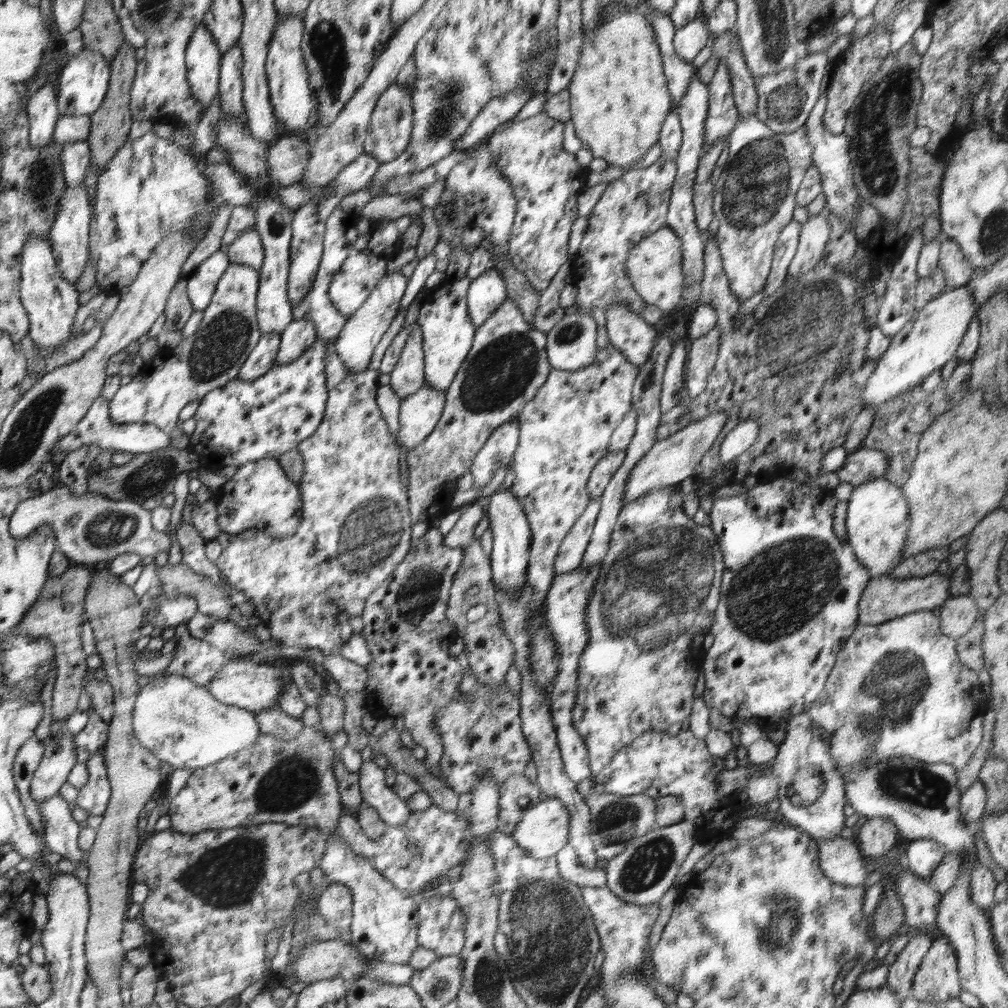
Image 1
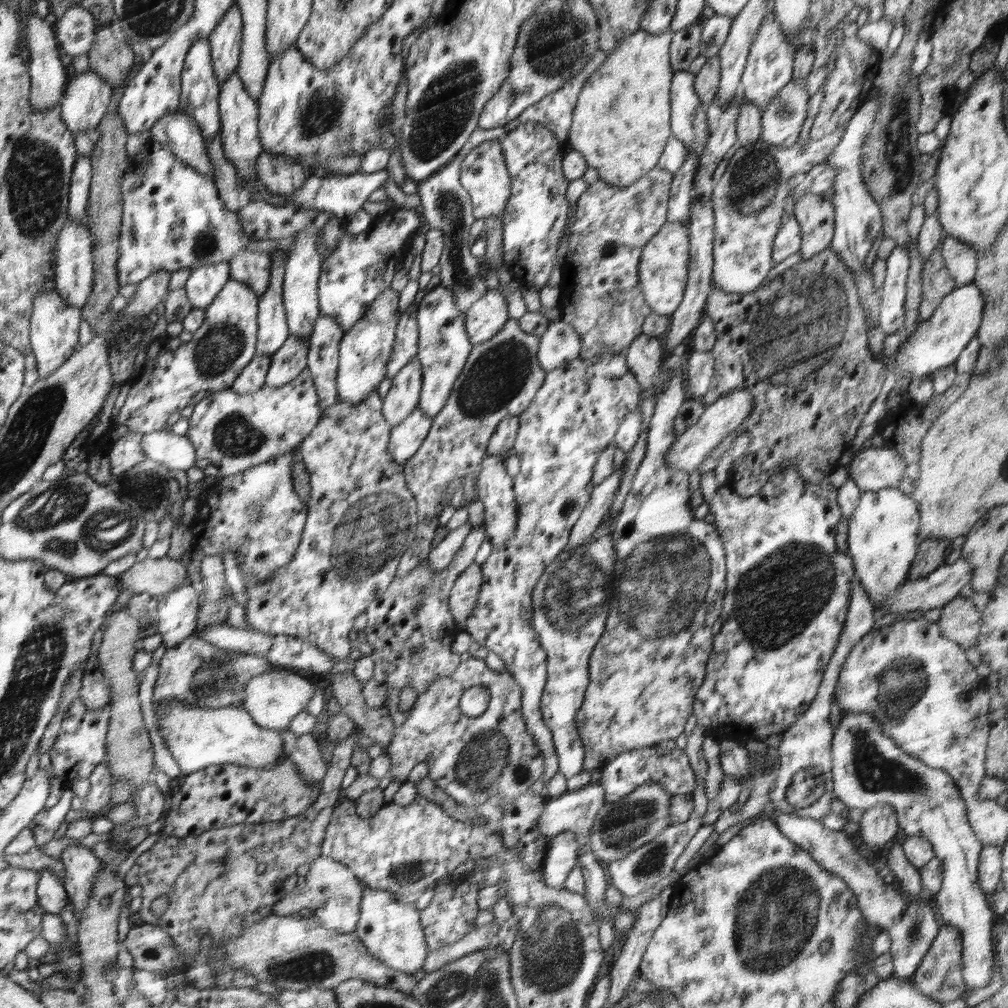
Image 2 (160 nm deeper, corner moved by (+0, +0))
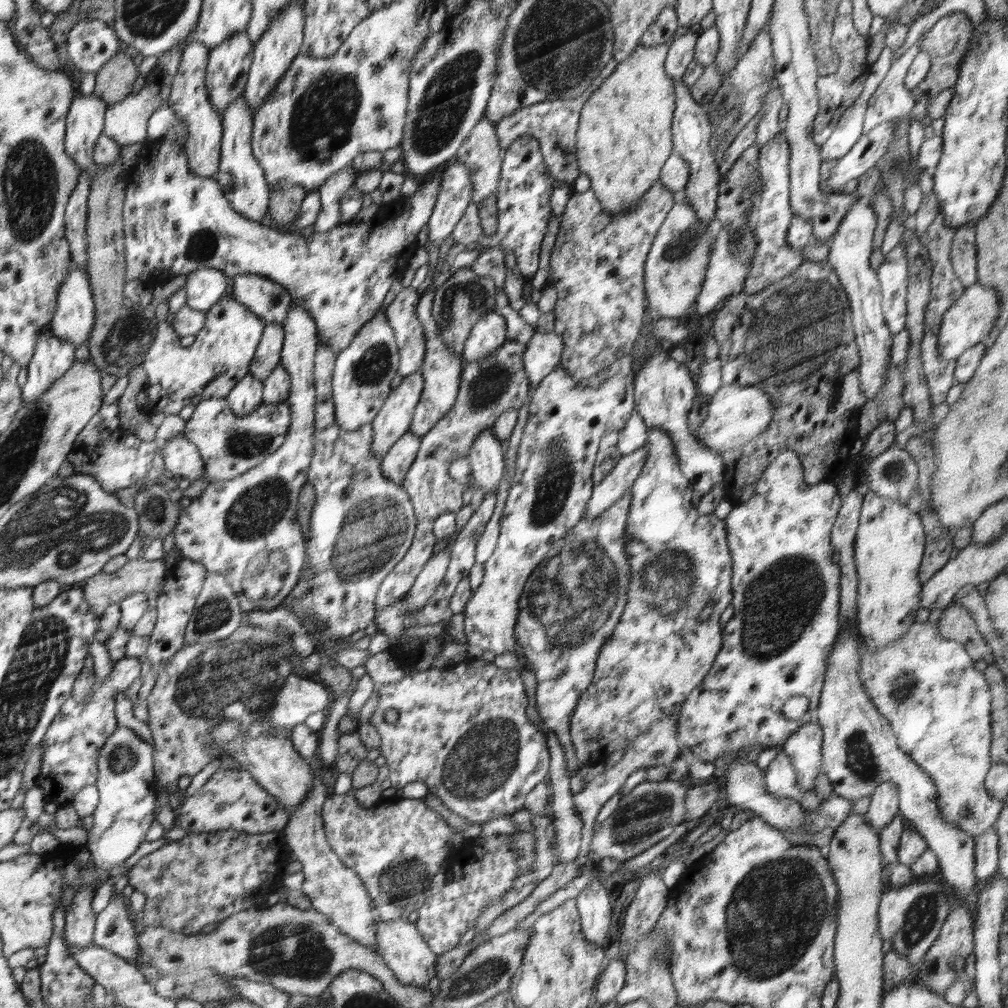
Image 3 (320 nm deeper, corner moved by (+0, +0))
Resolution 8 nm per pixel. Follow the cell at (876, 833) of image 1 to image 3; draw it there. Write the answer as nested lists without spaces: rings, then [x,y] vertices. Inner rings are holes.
[[[893,782],[879,784],[872,794],[871,803],[865,813],[869,823],[879,832],[897,816],[899,812],[898,787]]]

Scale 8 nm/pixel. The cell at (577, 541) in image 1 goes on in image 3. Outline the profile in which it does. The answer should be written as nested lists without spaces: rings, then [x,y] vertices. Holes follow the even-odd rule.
[[[642,445],[634,452],[622,455],[616,466],[598,484],[594,484],[587,500],[584,517],[596,518],[630,491],[647,459],[647,448]]]

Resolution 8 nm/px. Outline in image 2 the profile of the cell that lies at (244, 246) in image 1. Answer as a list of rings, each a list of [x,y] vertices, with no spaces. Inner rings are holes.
[[[243,249],[241,253],[237,254],[237,257],[229,262],[229,266],[231,268],[232,277],[234,279],[238,279],[240,282],[248,283],[248,285],[258,294],[260,302],[261,297],[264,296],[264,293],[266,292],[266,289],[269,288],[269,280],[272,276],[272,260],[268,254],[260,251],[252,251],[252,249]]]

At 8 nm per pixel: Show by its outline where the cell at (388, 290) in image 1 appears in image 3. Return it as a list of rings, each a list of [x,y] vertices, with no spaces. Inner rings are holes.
[[[380,310],[360,330],[348,348],[336,356],[333,368],[332,396],[335,406],[335,423],[345,430],[358,430],[373,421],[385,400],[392,393],[392,380],[400,365],[400,348],[388,315]]]

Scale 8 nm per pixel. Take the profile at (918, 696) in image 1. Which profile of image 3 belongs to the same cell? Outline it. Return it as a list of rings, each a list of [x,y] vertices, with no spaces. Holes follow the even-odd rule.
[[[914,622],[906,634],[902,635],[898,640],[891,642],[890,645],[882,647],[880,651],[868,651],[860,656],[860,680],[871,698],[871,701],[877,706],[878,712],[884,716],[891,724],[891,730],[897,738],[897,744],[918,766],[925,770],[929,777],[937,786],[938,808],[941,817],[946,822],[953,822],[959,829],[968,834],[977,837],[981,833],[994,827],[996,820],[1003,808],[1004,802],[998,801],[988,794],[985,789],[985,777],[989,768],[993,764],[991,761],[991,711],[992,711],[992,693],[989,690],[989,683],[986,682],[984,672],[977,671],[974,667],[975,662],[969,656],[962,644],[955,640],[944,638],[939,634],[939,630],[934,623],[930,622]]]

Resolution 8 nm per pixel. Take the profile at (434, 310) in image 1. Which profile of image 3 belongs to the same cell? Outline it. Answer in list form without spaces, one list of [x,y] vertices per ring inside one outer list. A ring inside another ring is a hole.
[[[430,289],[420,297],[416,309],[418,320],[425,330],[426,350],[422,363],[421,373],[423,376],[424,389],[418,404],[415,408],[415,414],[411,420],[408,432],[413,432],[416,436],[424,436],[432,427],[448,414],[448,411],[454,406],[460,387],[460,379],[464,368],[465,359],[462,355],[455,354],[453,350],[447,350],[445,342],[441,340],[441,331],[438,330],[437,323],[433,321],[433,298],[435,291]]]

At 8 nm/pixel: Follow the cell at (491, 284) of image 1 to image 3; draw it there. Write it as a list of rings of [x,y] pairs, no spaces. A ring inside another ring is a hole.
[[[491,310],[474,325],[468,334],[462,354],[465,363],[486,358],[507,341],[507,335],[505,318]]]

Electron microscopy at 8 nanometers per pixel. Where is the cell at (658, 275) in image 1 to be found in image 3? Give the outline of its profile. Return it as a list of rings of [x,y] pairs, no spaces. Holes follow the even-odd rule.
[[[678,198],[658,229],[644,267],[645,304],[656,316],[682,319],[689,311],[700,294],[714,240],[695,208]]]

